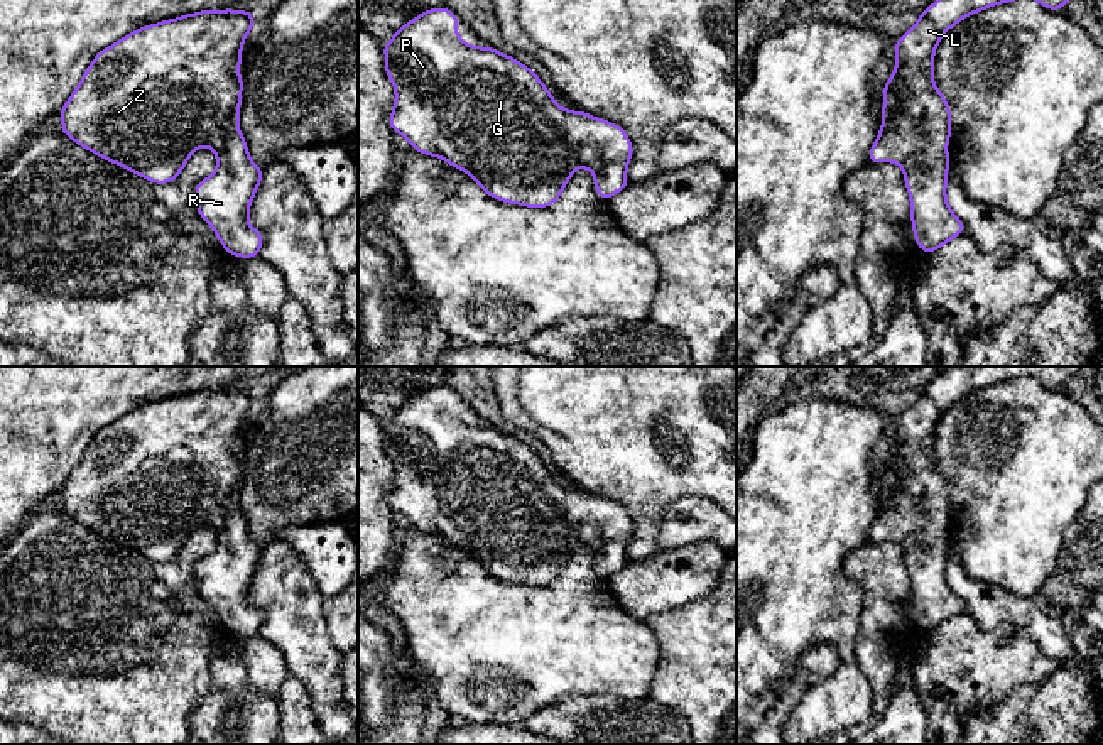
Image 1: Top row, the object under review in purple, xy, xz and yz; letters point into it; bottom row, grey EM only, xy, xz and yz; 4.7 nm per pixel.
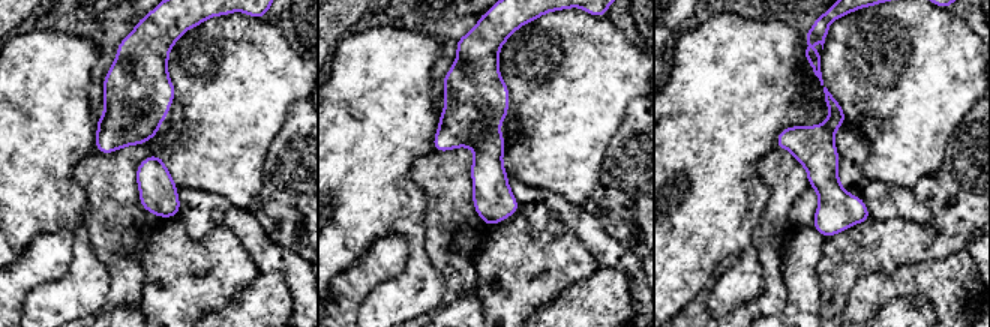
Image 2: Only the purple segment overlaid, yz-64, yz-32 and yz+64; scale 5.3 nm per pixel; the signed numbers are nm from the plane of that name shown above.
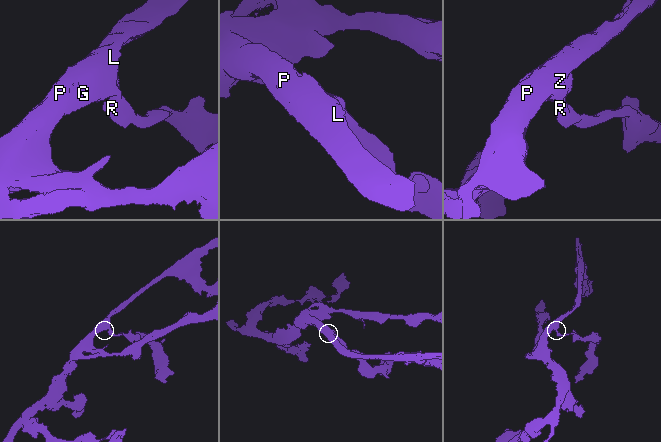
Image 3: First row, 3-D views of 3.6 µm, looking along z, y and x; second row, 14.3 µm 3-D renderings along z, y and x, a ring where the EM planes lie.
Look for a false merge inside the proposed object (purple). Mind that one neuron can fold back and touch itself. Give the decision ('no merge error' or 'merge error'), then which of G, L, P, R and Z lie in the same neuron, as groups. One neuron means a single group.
no merge error; groups G L P R Z

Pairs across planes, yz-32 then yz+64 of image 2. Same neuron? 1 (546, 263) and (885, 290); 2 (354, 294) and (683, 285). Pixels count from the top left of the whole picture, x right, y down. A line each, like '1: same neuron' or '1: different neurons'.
1: different neurons
2: different neurons

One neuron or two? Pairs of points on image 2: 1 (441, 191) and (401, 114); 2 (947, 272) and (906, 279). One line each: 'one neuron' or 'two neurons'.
1: two neurons
2: one neuron

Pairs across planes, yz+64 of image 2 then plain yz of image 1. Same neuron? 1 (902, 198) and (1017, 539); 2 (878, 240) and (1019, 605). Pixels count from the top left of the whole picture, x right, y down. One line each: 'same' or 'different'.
1: different
2: different

